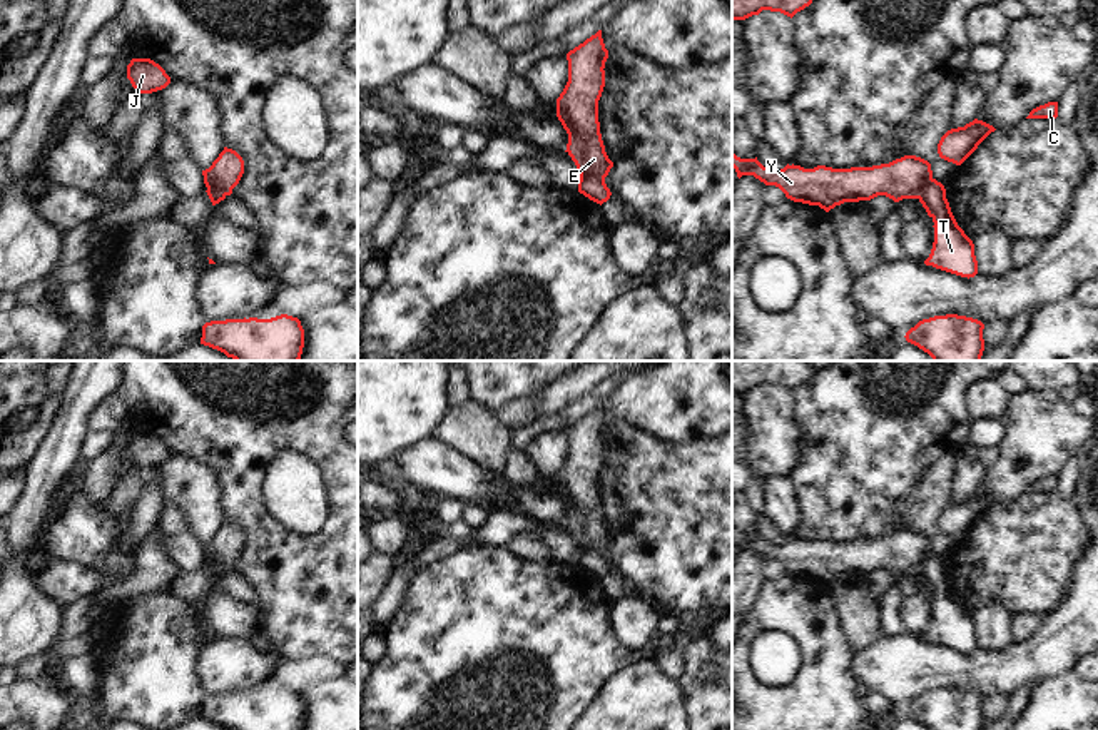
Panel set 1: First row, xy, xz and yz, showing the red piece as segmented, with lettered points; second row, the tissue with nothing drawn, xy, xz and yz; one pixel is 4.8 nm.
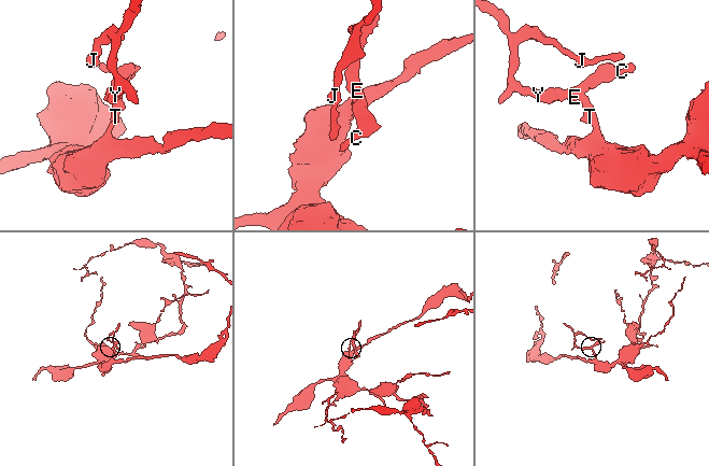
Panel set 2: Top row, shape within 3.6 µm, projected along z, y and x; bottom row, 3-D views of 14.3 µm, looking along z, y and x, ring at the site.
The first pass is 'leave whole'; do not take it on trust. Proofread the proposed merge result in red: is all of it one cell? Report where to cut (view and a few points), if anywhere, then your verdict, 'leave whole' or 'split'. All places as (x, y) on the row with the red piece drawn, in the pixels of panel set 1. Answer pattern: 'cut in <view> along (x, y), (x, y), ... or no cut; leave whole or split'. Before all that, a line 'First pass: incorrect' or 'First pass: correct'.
First pass: incorrect
cut in xz along (580, 174), (604, 181); split

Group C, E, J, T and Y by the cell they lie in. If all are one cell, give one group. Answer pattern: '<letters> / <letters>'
C E J Y / T

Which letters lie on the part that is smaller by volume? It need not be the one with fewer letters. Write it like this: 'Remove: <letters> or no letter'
Remove: C, E, J, Y

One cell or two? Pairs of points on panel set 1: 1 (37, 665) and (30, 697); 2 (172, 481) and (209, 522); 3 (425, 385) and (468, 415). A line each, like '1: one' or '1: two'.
1: two
2: one
3: two

